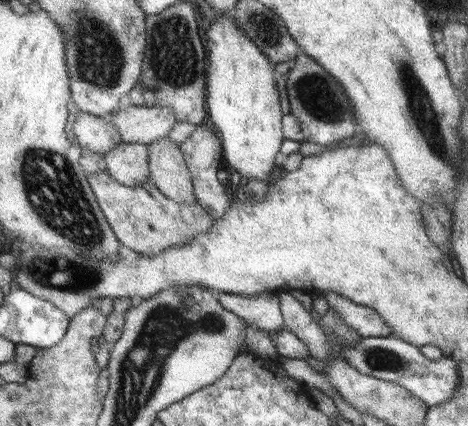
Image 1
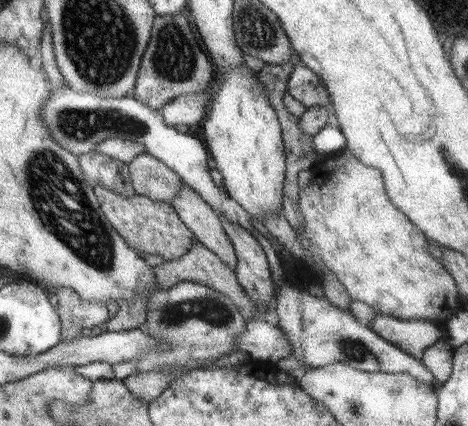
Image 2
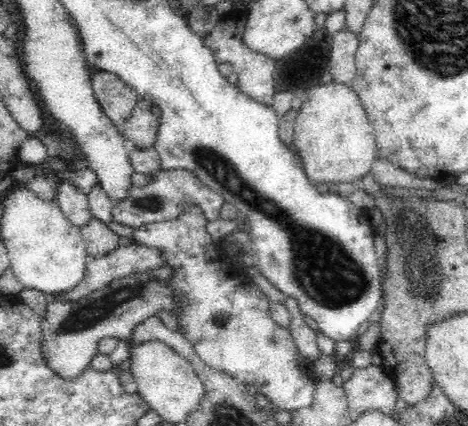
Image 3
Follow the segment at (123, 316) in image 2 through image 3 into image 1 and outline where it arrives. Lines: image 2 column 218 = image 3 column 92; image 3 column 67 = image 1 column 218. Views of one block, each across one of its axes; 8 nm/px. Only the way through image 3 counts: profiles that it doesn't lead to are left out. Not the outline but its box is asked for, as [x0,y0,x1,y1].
[215,292,285,334]

